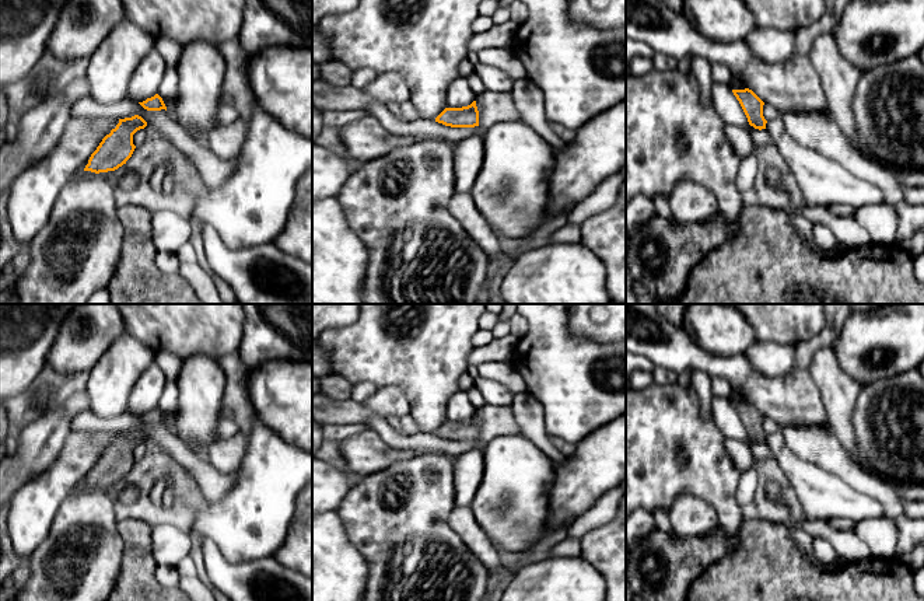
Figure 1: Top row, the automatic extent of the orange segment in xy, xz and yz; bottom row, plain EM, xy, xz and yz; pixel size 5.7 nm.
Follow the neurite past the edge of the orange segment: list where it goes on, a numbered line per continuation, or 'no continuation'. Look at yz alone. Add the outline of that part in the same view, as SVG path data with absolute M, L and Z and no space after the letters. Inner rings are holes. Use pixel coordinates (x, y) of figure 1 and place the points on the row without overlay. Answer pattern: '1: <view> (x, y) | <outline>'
no continuation

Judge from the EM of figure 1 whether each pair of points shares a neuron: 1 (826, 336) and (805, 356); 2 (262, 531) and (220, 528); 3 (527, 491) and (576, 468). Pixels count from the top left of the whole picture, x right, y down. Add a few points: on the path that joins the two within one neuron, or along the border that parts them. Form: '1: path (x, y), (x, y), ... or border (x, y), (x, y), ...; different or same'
1: path (821, 341), (809, 350); same
2: path (252, 526), (230, 526); same
3: border (555, 464), (555, 482), (548, 510); different

